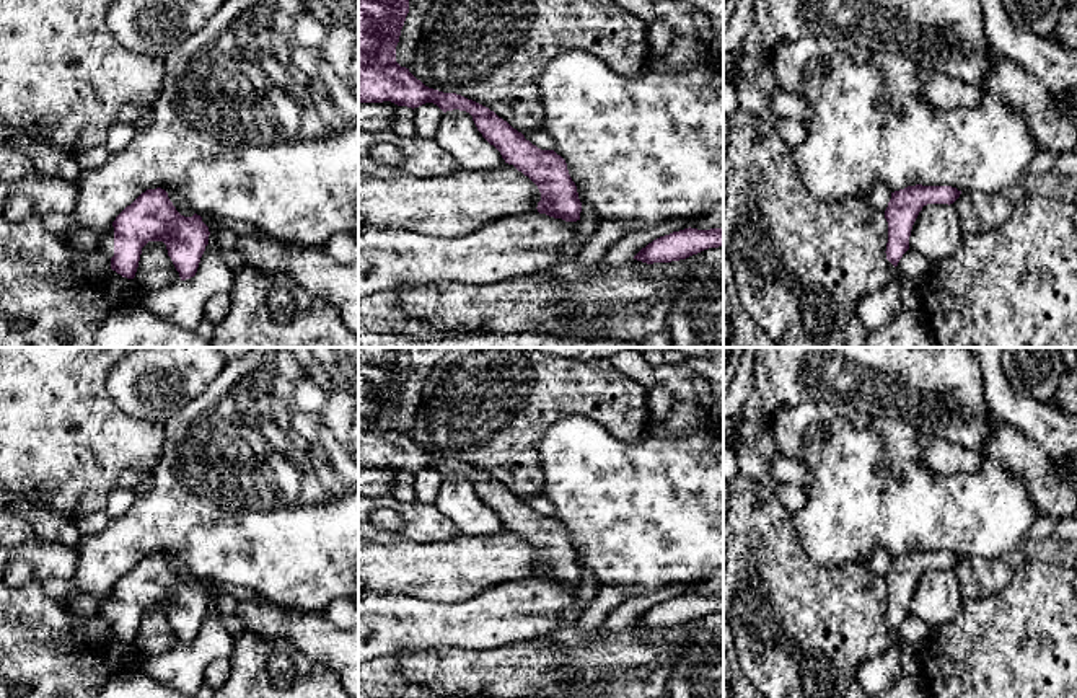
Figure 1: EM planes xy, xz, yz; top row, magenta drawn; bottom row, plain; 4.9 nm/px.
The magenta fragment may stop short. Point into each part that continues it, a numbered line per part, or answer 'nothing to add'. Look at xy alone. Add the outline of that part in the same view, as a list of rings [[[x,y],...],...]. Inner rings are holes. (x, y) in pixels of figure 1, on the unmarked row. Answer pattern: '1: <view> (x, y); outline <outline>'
1: xy (105, 610); outline [[[111,597],[108,602],[98,605],[96,616],[104,618],[106,621],[114,621],[114,597]]]

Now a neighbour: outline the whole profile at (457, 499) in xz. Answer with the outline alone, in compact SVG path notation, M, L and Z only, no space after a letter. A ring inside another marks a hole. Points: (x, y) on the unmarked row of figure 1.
M466 476L443 478L435 506L456 525L459 535L489 537L505 530L500 517L482 502Z

